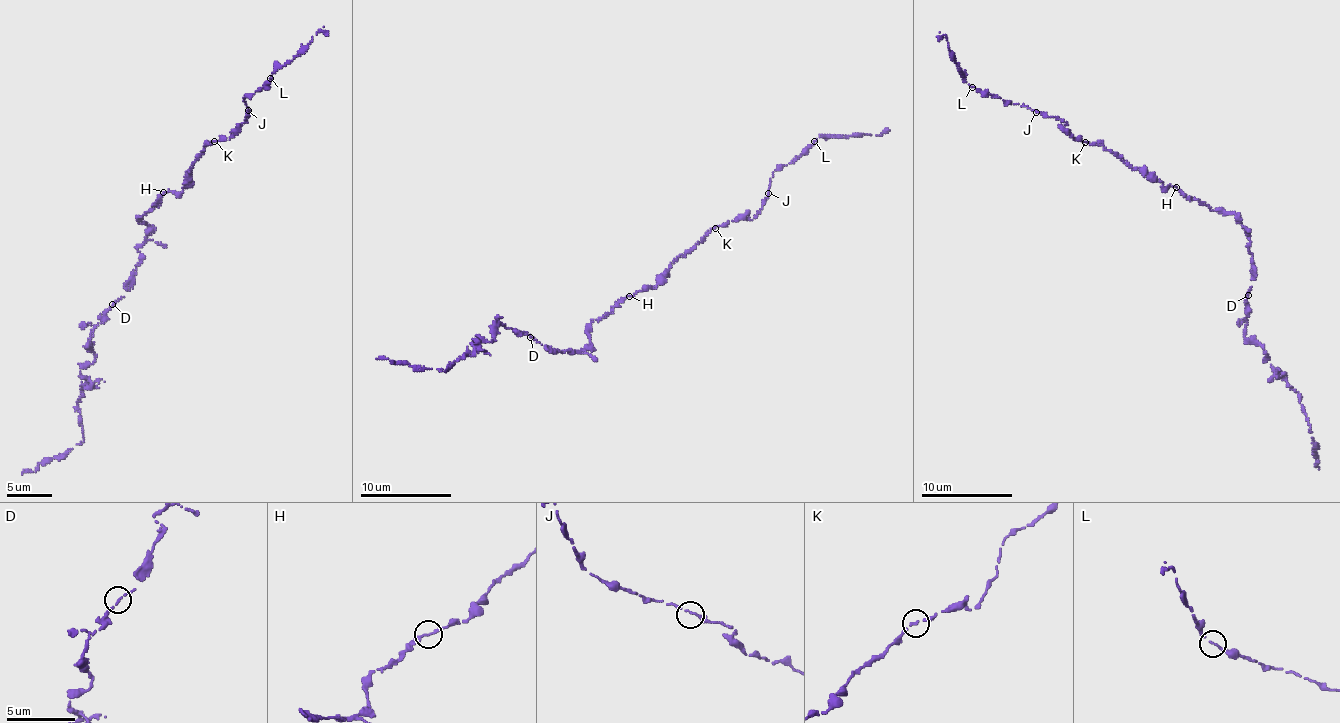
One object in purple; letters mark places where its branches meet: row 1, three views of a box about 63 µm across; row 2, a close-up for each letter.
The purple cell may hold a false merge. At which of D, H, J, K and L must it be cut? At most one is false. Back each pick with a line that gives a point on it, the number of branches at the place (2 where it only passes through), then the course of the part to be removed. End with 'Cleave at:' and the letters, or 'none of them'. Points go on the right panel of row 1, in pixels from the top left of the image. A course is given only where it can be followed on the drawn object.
Cleave at: none of them

